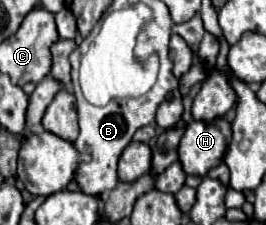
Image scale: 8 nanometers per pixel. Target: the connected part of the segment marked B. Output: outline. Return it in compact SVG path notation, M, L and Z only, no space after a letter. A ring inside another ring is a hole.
M98 25L92 29L92 33L72 51L70 55L70 63L72 63L72 85L74 85L74 95L76 95L76 107L78 107L78 123L80 123L80 135L78 139L74 141L74 147L80 151L82 155L82 161L78 165L78 173L76 173L76 181L80 185L80 189L88 195L102 195L104 191L112 191L116 185L118 185L118 175L116 175L116 165L118 165L118 159L120 159L120 153L124 151L124 147L132 141L132 135L136 133L136 129L144 127L144 125L150 125L154 121L154 115L156 115L156 109L158 105L162 103L162 97L166 97L166 93L174 91L176 89L176 83L178 79L172 75L170 69L160 69L158 71L158 81L156 85L142 97L138 99L130 99L130 105L120 105L116 103L114 109L110 111L104 111L102 107L94 107L90 105L84 97L82 97L82 91L80 91L80 85L78 85L78 65L80 65L80 59L84 55L84 51L90 47L90 43L94 41L94 35L98 33Z

